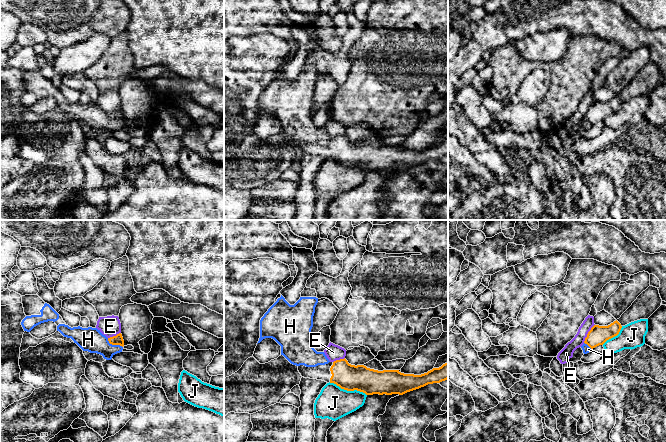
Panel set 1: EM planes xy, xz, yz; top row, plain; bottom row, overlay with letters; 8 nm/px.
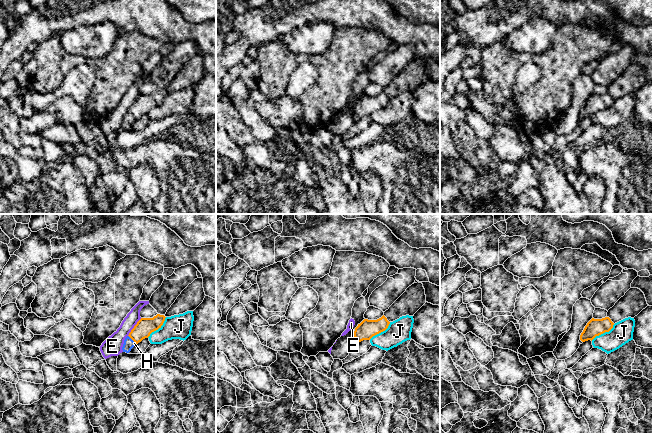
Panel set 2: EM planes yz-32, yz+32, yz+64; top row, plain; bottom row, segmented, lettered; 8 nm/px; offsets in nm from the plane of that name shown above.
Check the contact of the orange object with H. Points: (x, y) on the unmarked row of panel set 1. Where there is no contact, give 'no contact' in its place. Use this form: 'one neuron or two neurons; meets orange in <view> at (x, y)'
one neuron; meets orange in xy at (114, 120)

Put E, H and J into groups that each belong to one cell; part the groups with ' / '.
E / H / J

